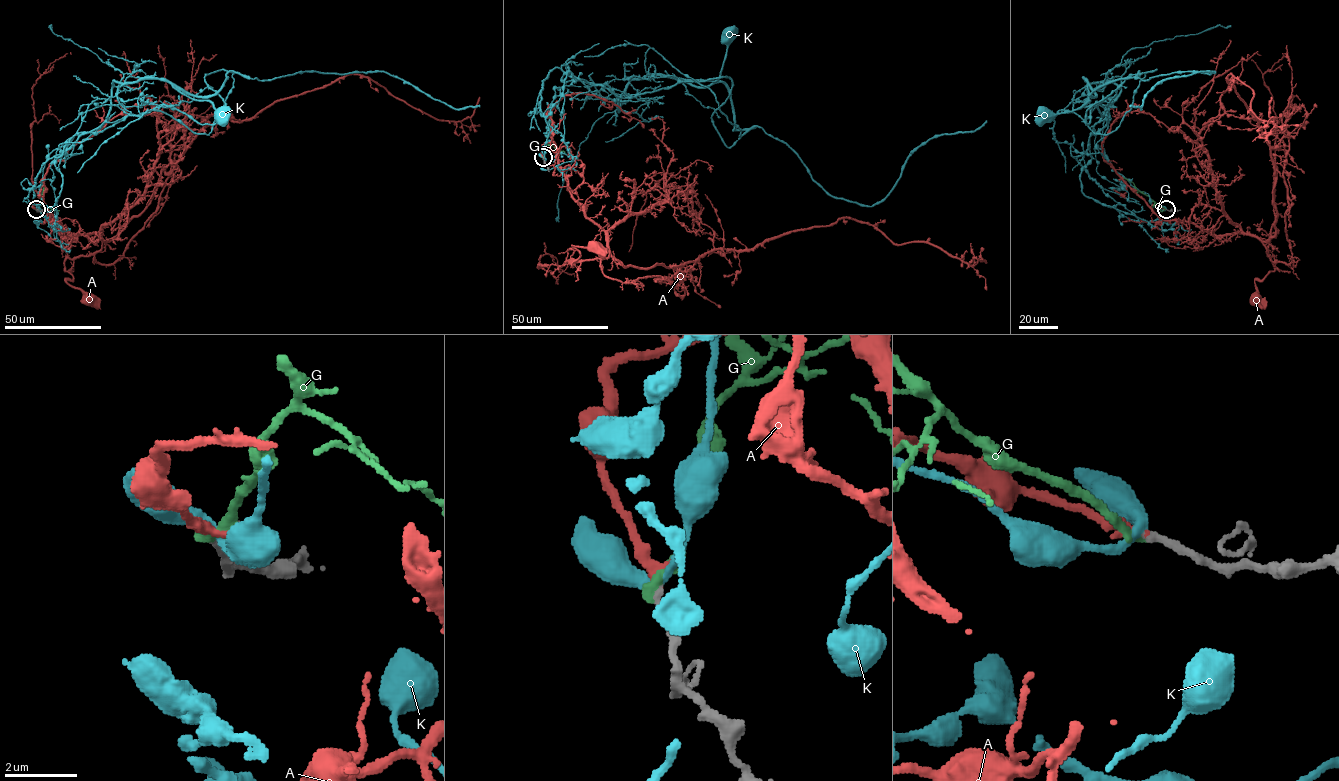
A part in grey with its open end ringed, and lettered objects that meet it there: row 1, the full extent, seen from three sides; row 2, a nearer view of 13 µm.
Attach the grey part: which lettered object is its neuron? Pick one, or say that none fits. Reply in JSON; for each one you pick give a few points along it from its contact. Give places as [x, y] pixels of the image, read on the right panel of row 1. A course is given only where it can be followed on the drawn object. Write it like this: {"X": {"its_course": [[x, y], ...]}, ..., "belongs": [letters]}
{"belongs": ["A"]}

